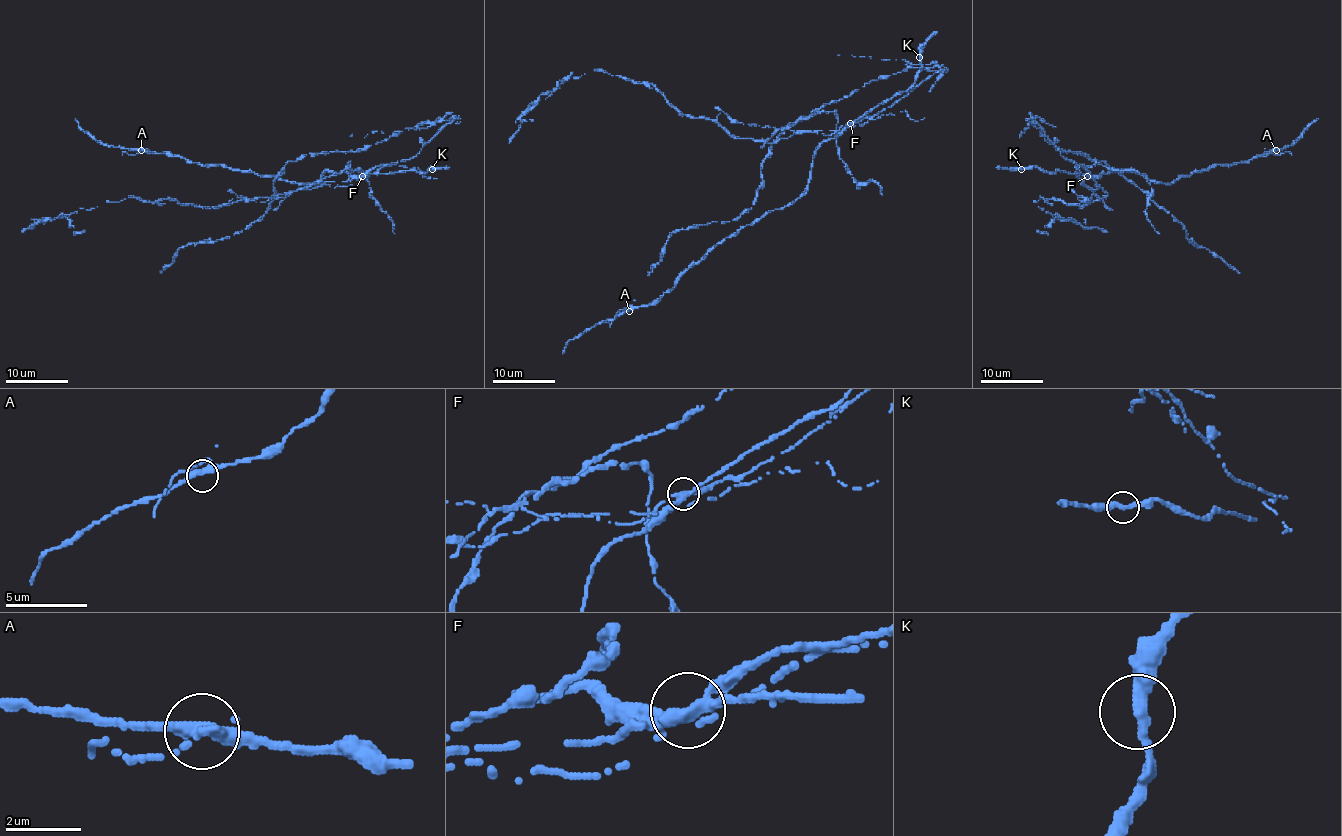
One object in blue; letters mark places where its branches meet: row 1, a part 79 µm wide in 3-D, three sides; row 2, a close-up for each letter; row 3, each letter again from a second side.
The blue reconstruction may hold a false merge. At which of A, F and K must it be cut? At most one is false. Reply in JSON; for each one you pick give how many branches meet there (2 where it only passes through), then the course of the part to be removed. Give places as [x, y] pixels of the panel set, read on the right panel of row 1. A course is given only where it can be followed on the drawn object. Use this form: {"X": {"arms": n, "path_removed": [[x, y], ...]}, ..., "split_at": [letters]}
{"F": {"arms": 3, "path_removed": [[1087, 175], [1035, 120], [1045, 139], [1104, 161], [1174, 216], [1188, 240], [1240, 273]]}, "split_at": ["F"]}

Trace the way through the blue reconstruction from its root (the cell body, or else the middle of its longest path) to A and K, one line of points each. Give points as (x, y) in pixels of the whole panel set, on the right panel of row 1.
A: (1081, 166), (1090, 177), (1129, 170), (1172, 183), (1192, 172), (1218, 164), (1247, 163), (1276, 150)
K: (1081, 166), (1085, 174), (1048, 172), (1035, 166), (1021, 169)

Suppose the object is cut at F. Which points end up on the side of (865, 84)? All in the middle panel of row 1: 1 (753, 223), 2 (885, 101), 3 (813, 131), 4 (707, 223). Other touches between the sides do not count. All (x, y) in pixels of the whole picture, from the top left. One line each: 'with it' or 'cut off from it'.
1: cut off from it
2: cut off from it
3: with it
4: with it

